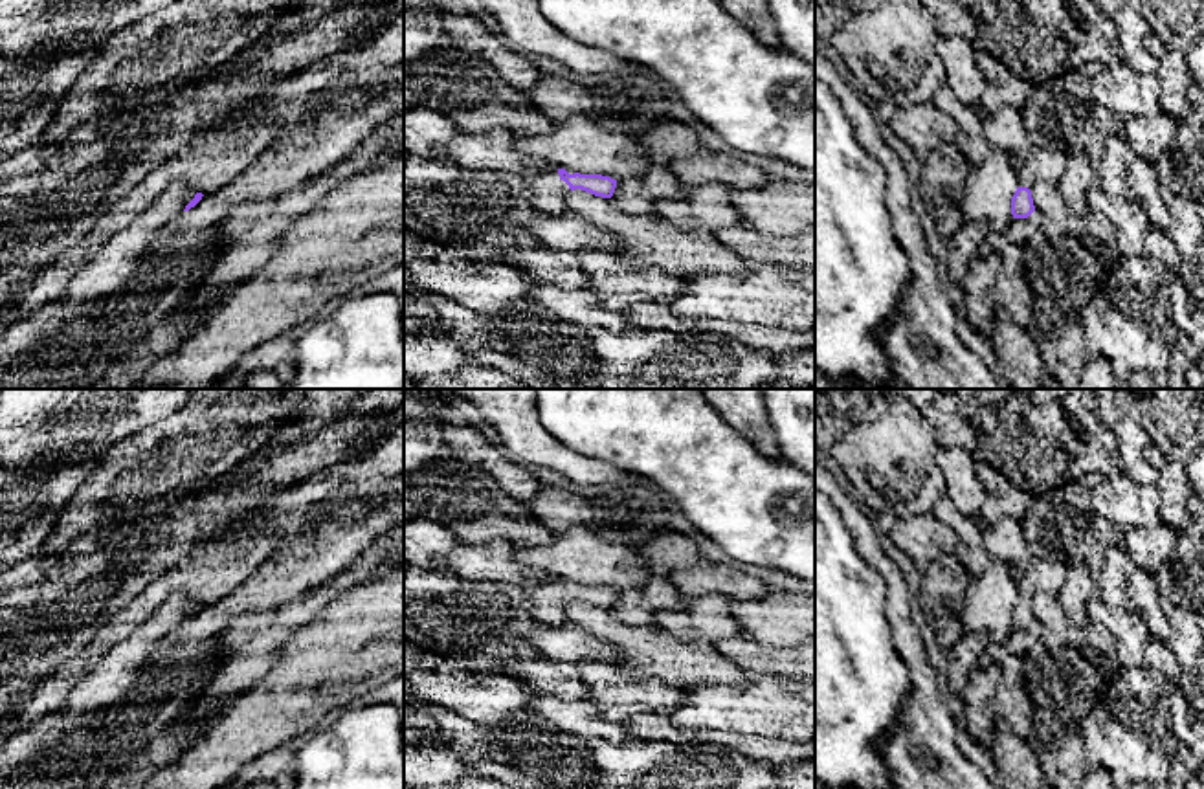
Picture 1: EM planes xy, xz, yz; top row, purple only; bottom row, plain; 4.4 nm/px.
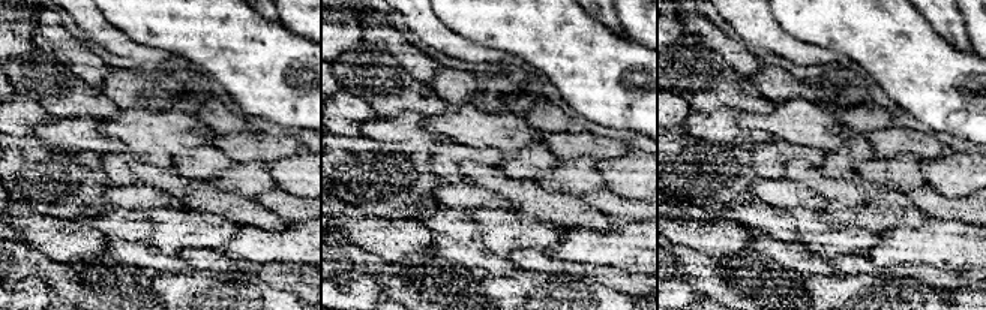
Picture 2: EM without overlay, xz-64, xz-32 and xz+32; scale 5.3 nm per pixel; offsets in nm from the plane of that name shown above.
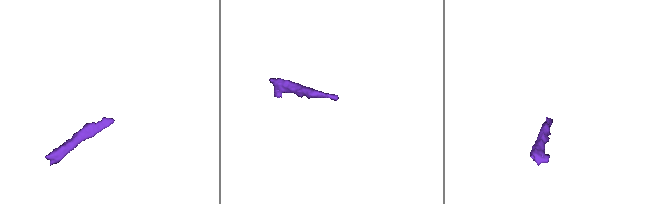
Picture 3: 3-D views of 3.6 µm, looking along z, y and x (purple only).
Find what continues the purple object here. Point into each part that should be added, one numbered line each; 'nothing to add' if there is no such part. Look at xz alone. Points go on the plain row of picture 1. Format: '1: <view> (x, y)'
1: xz (546, 604)

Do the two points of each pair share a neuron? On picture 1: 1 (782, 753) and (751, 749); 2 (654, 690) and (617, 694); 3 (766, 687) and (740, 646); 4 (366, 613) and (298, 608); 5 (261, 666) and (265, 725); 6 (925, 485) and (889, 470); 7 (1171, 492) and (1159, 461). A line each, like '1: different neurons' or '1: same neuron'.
1: same neuron
2: same neuron
3: different neurons
4: different neurons
5: different neurons
6: same neuron
7: same neuron

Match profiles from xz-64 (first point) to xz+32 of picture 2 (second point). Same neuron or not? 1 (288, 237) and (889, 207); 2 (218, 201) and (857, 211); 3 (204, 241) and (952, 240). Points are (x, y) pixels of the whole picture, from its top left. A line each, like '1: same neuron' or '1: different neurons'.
1: different neurons
2: same neuron
3: different neurons

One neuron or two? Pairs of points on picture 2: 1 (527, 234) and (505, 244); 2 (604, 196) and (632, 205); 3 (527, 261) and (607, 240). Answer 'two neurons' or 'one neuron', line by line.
1: one neuron
2: one neuron
3: two neurons

